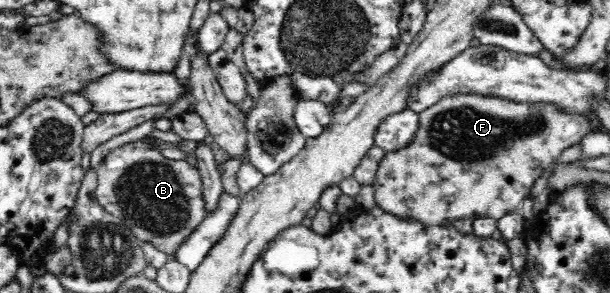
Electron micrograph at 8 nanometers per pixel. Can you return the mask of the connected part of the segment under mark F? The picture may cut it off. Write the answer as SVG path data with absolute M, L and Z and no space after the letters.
M453 95L448 98L443 98L431 107L424 109L418 114L419 127L415 131L415 135L409 139L403 148L396 151L389 151L384 154L377 171L373 175L372 186L375 189L374 198L376 206L382 212L393 215L400 220L415 220L421 224L428 226L442 226L443 223L456 222L459 220L468 219L474 221L482 217L492 217L499 219L507 212L520 208L521 203L531 191L533 184L553 163L559 161L561 153L575 144L580 144L585 133L591 131L589 122L583 122L581 118L573 118L565 114L561 114L557 108L553 106L541 104L521 104L511 102L507 99L498 97L489 97L481 95Z

